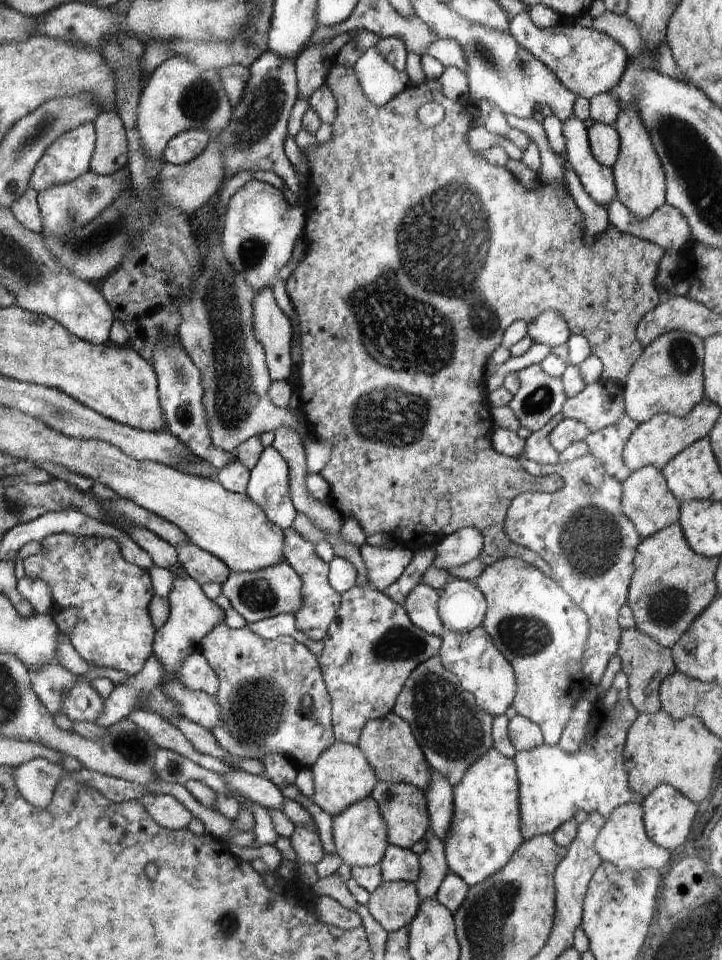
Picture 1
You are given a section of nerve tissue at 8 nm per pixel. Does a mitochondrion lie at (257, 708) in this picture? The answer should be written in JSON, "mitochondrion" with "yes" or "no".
{"mitochondrion":"yes"}

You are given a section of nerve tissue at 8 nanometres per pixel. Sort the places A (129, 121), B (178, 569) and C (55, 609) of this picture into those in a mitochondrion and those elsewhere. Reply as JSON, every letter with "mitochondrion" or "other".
{"A":"other","B":"other","C":"other"}

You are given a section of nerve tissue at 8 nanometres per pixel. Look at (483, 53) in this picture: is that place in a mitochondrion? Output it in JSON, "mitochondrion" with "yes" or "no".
{"mitochondrion":"yes"}

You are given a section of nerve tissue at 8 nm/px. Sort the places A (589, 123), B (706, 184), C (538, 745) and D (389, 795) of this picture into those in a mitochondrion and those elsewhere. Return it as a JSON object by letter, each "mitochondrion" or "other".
{"A":"other","B":"mitochondrion","C":"other","D":"other"}

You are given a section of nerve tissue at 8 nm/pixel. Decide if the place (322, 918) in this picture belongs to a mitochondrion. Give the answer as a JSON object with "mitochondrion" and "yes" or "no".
{"mitochondrion":"no"}

